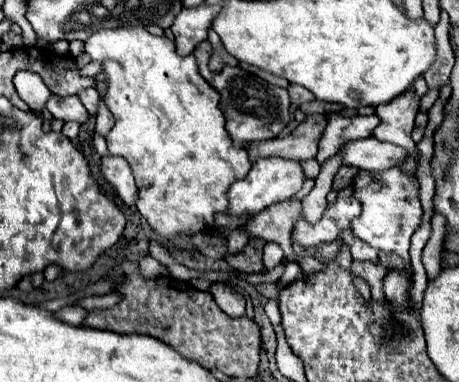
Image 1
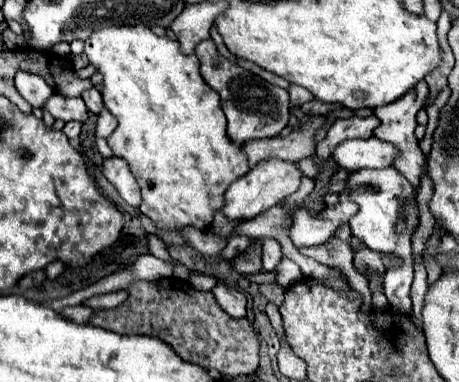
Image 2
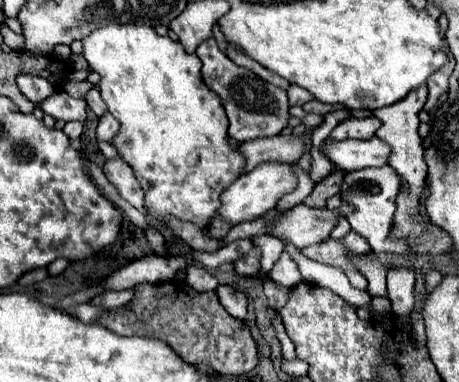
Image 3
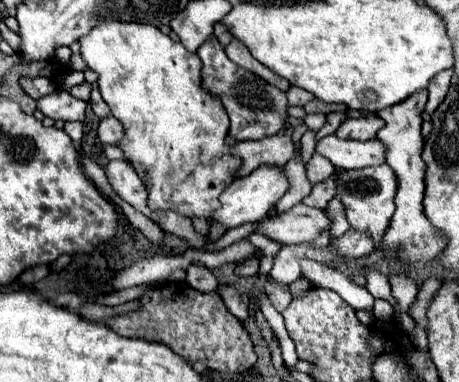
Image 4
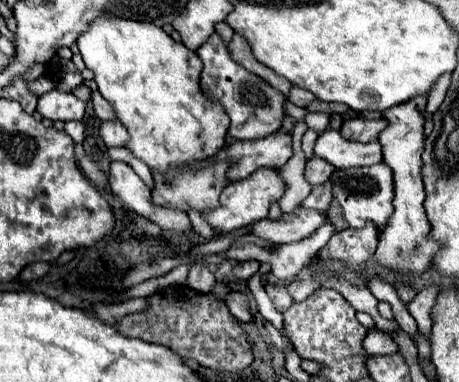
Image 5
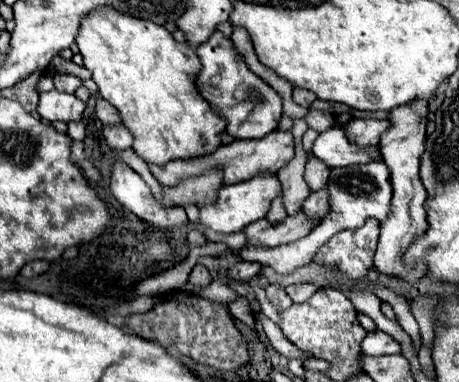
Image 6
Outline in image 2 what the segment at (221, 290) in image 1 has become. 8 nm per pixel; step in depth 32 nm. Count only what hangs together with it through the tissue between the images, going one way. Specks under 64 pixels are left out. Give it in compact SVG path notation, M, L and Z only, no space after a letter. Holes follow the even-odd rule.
M216 284L212 294L216 296L218 304L232 318L246 318L246 296L240 290L236 290L236 288L228 286L228 284Z

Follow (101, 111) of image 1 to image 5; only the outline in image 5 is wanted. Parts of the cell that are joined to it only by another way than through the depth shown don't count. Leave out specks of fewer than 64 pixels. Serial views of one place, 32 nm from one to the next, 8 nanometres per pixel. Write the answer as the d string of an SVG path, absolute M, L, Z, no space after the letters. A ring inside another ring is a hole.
M108 122L108 124L102 124L100 126L100 136L104 138L106 146L118 146L118 148L124 148L128 142L130 142L130 134L128 130L118 122Z

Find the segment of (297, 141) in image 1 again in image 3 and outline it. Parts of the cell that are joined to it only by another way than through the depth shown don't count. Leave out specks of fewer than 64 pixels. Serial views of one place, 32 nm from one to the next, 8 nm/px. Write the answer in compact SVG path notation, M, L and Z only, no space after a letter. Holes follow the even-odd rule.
M276 134L272 138L242 142L236 150L246 158L244 172L252 172L262 162L298 162L304 154L304 140L302 136Z

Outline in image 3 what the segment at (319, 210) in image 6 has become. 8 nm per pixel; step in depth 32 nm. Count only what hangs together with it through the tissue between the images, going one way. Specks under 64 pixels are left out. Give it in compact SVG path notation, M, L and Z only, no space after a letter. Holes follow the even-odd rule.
M332 172L328 178L318 182L314 186L312 194L304 200L304 204L314 206L314 208L326 208L326 200L332 198L334 194L338 194L338 190L340 190L340 176L344 176L344 174L342 172Z

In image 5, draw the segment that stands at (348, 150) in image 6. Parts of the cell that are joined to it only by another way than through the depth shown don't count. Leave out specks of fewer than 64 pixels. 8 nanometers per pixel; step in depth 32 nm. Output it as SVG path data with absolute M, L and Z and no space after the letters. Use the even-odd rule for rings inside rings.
M326 130L318 136L314 154L334 168L352 168L352 166L368 166L382 162L380 144L356 144L352 140L342 138L340 130Z

